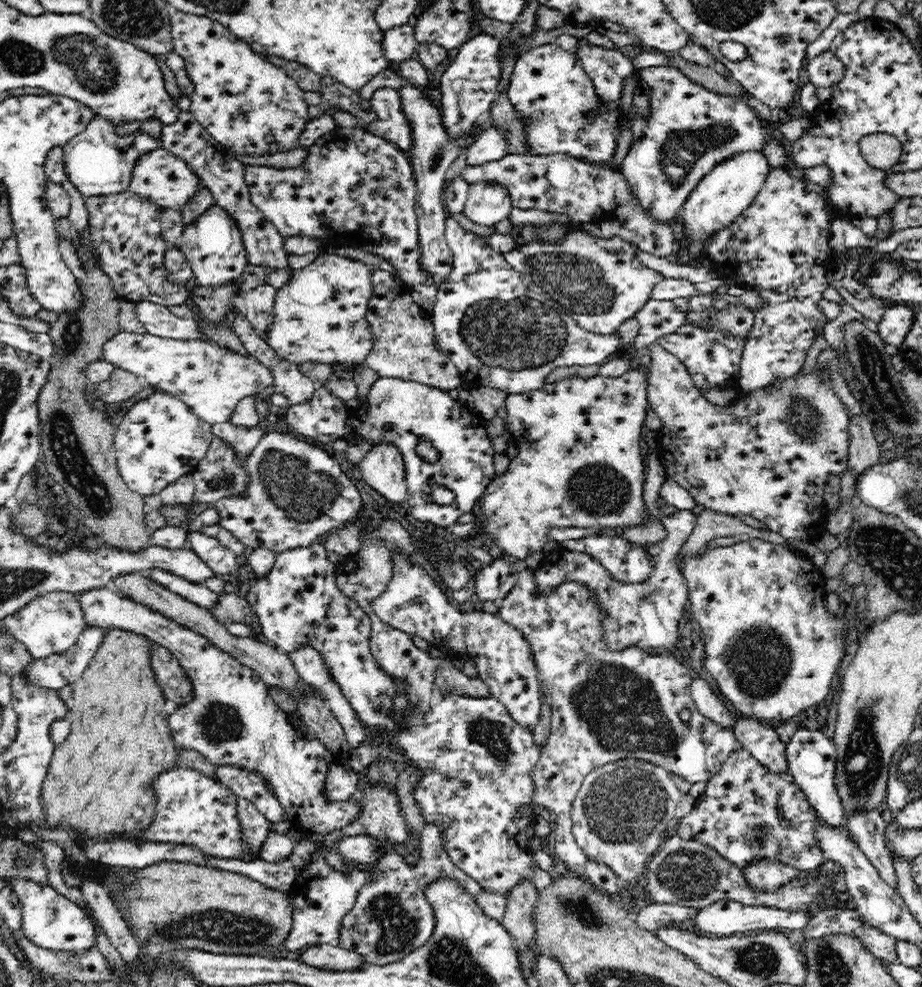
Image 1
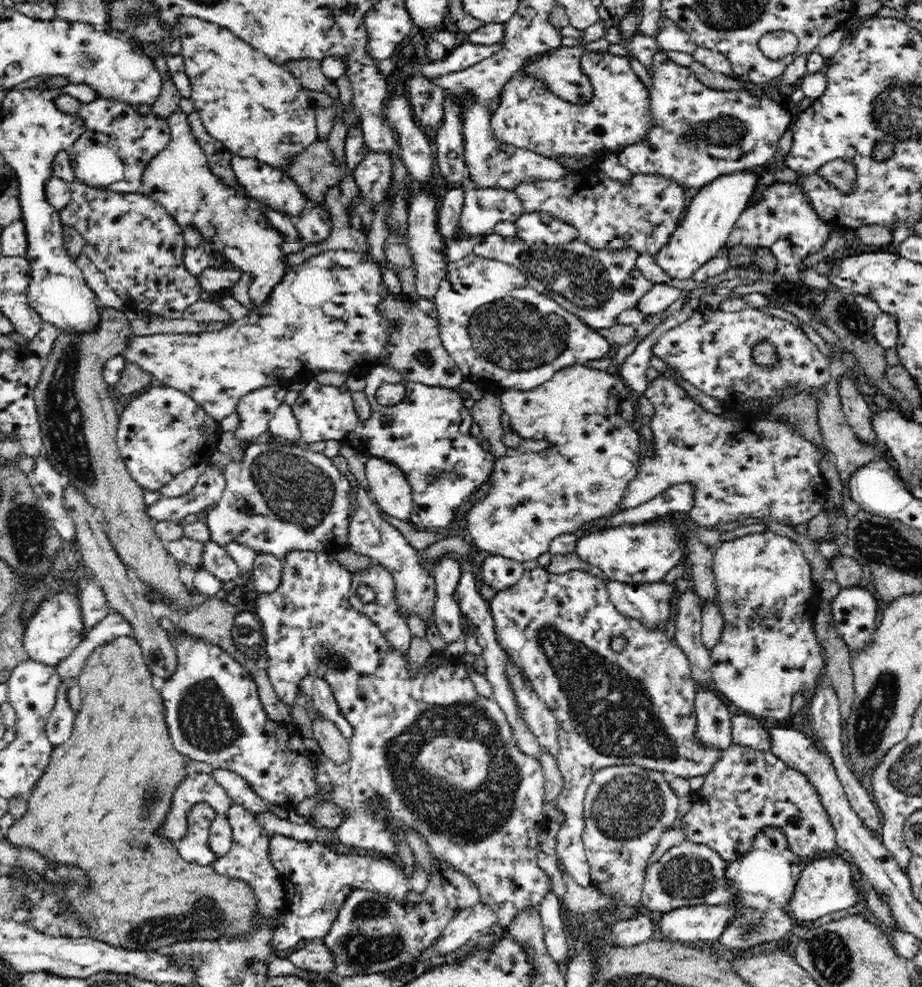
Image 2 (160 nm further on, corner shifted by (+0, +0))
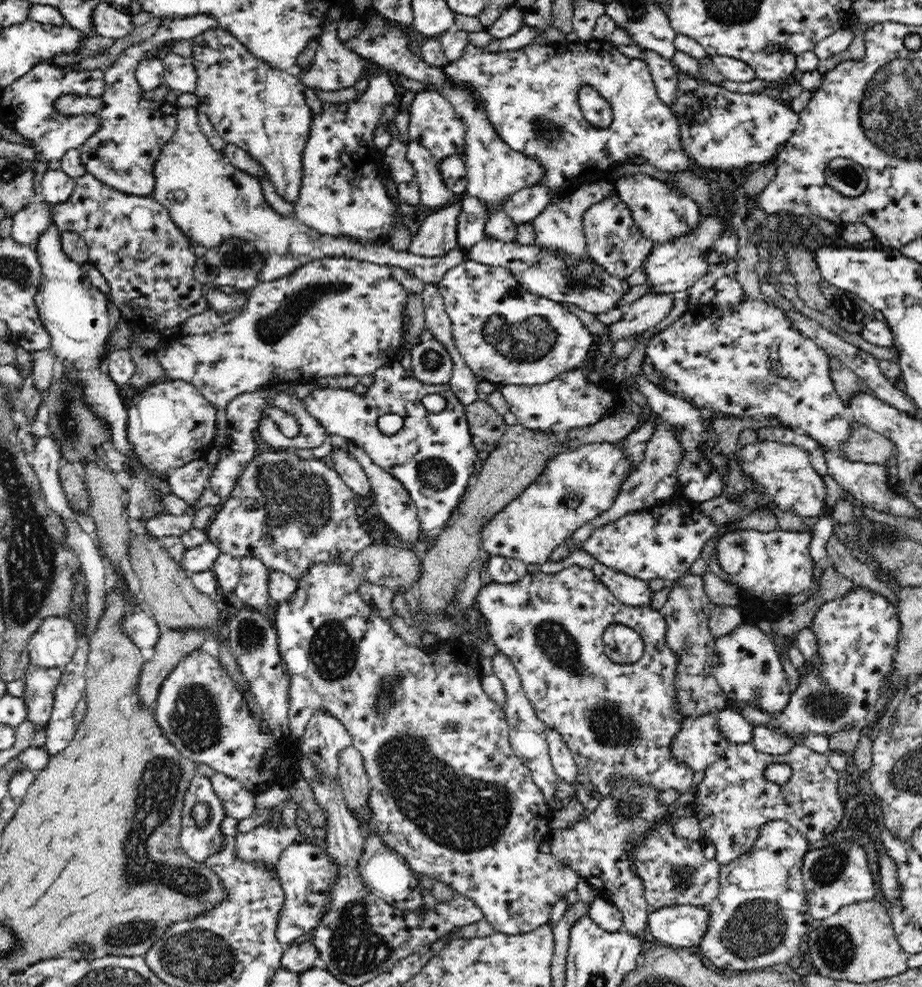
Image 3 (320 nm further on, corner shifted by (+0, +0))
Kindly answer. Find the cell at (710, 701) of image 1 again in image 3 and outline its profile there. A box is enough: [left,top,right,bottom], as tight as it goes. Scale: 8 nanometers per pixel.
[671,714,729,772]

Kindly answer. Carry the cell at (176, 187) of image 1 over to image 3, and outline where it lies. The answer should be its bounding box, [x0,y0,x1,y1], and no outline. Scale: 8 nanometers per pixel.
[154,107,466,284]

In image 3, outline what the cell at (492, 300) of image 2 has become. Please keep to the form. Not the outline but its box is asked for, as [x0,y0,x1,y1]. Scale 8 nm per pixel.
[438,259,592,387]

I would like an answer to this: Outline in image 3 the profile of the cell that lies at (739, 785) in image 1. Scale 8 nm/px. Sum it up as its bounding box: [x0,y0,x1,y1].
[692,742,848,865]

